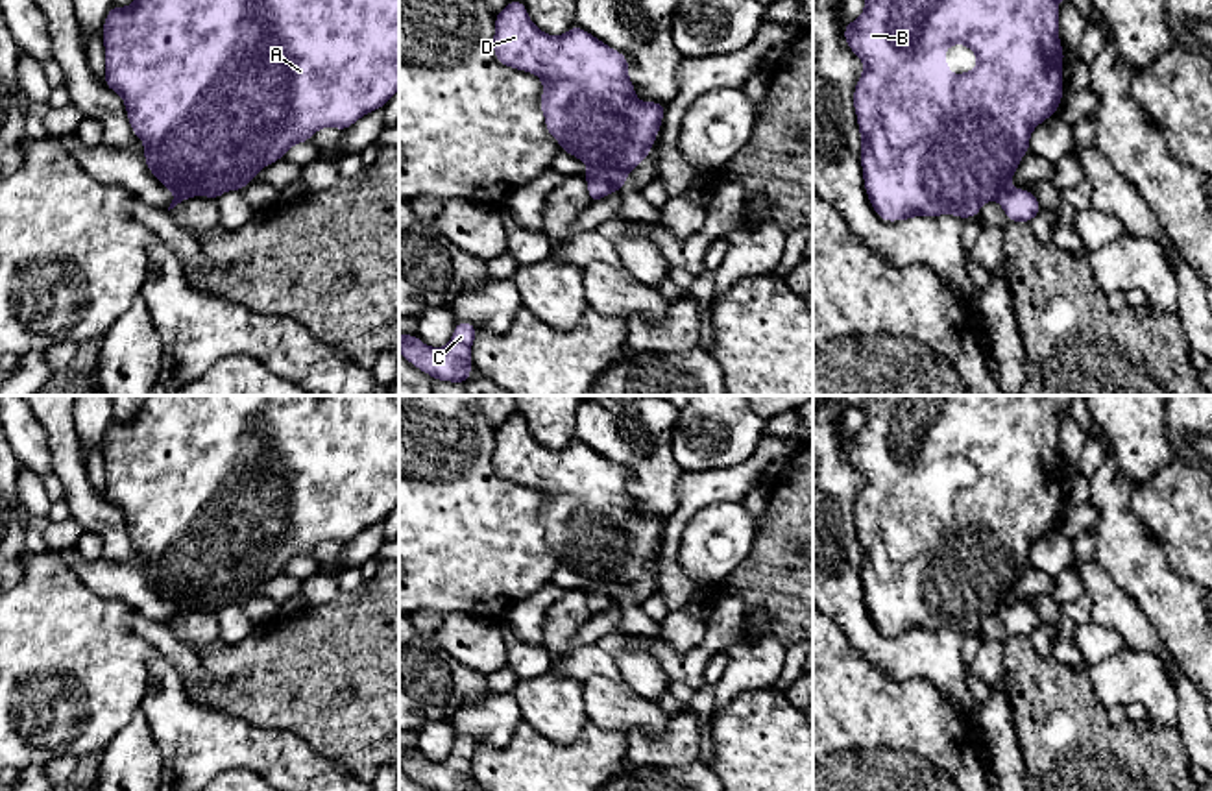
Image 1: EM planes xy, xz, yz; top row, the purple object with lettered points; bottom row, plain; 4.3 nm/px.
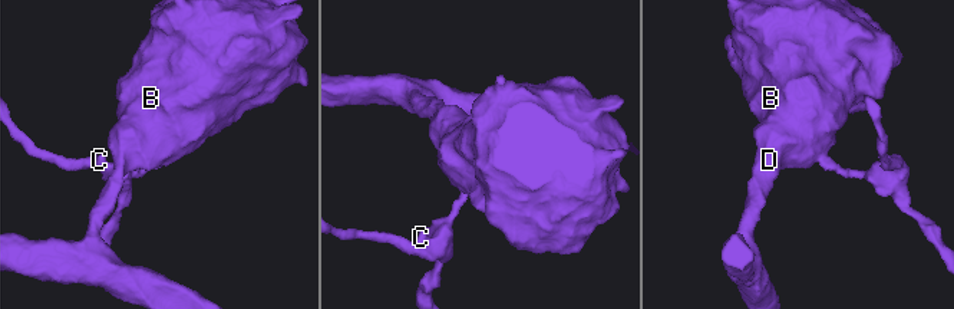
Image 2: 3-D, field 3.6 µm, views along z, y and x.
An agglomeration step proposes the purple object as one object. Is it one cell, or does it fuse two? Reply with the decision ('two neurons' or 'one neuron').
two neurons

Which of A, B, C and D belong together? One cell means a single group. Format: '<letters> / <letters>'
A B D / C

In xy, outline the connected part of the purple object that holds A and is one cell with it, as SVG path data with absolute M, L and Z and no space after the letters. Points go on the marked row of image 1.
M135 0L127 7L111 6L103 30L102 41L105 46L105 87L118 92L124 100L131 131L144 142L144 161L157 181L170 189L174 196L190 194L205 198L220 198L227 190L244 190L244 187L268 164L285 159L288 148L307 142L321 128L336 128L345 131L364 115L375 109L382 109L384 103L399 89L399 0Z

